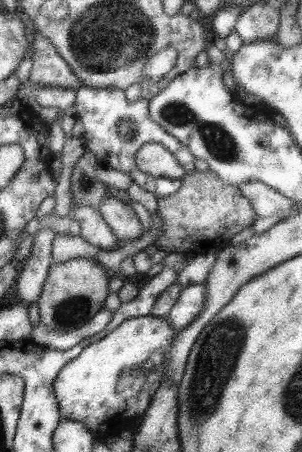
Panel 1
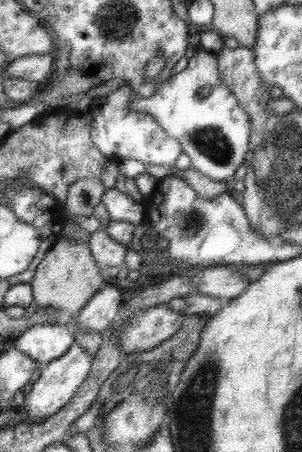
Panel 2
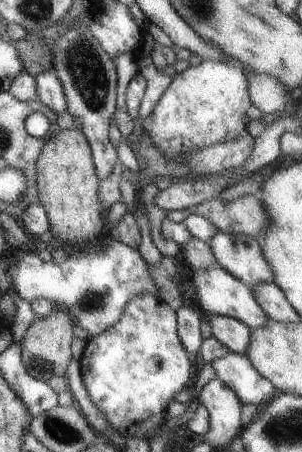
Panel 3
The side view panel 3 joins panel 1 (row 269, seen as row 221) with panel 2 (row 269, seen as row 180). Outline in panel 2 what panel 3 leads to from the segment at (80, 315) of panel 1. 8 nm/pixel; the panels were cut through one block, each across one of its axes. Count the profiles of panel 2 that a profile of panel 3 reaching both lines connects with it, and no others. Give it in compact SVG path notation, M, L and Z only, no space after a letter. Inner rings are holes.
M59 238L39 262L29 286L33 290L33 304L39 308L59 310L61 314L69 314L73 318L101 290L101 286L105 286L105 282L99 276L99 266L95 264L87 242Z

